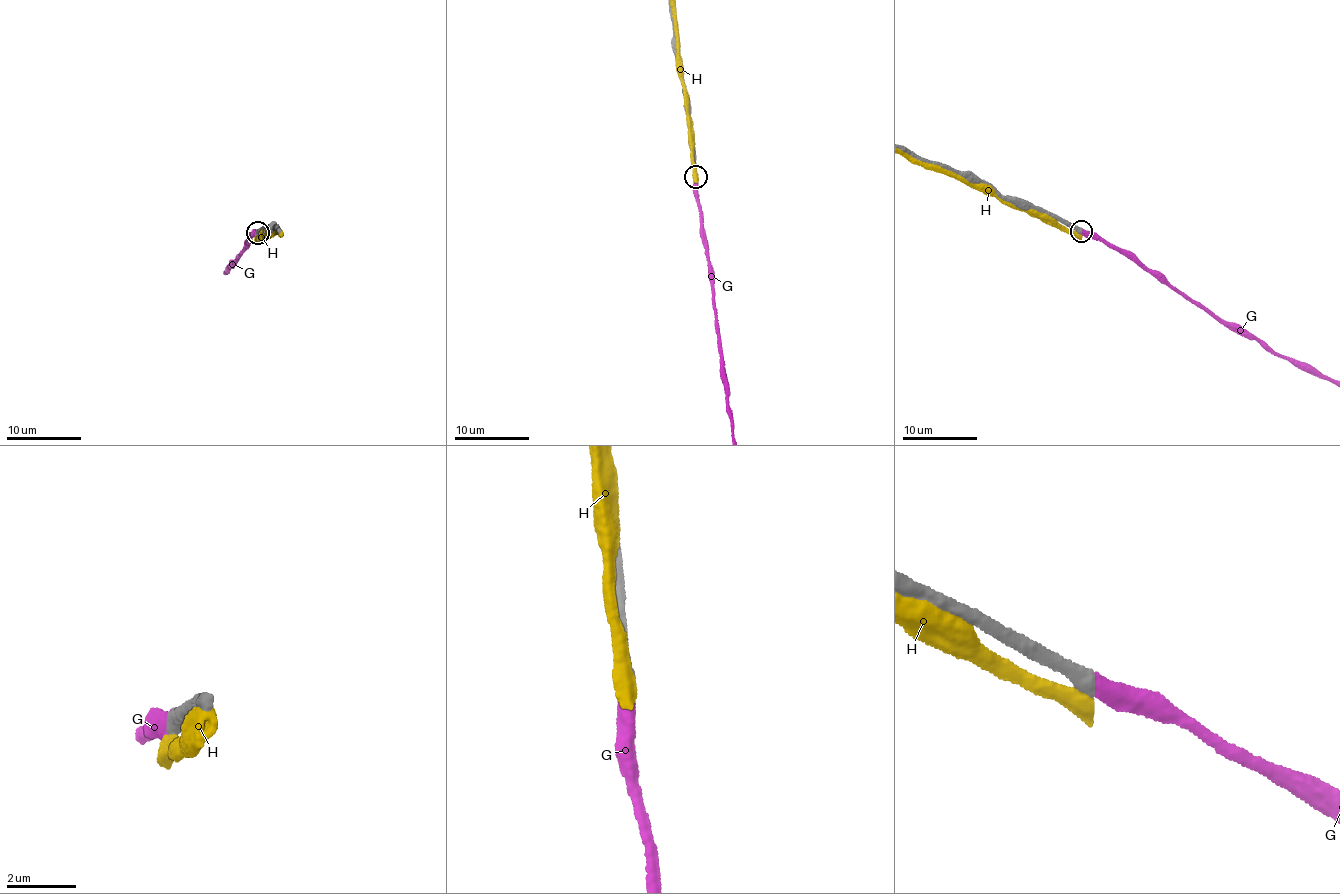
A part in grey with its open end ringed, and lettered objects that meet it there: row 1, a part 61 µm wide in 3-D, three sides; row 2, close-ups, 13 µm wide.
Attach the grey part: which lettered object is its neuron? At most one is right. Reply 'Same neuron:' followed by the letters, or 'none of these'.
Same neuron: G

